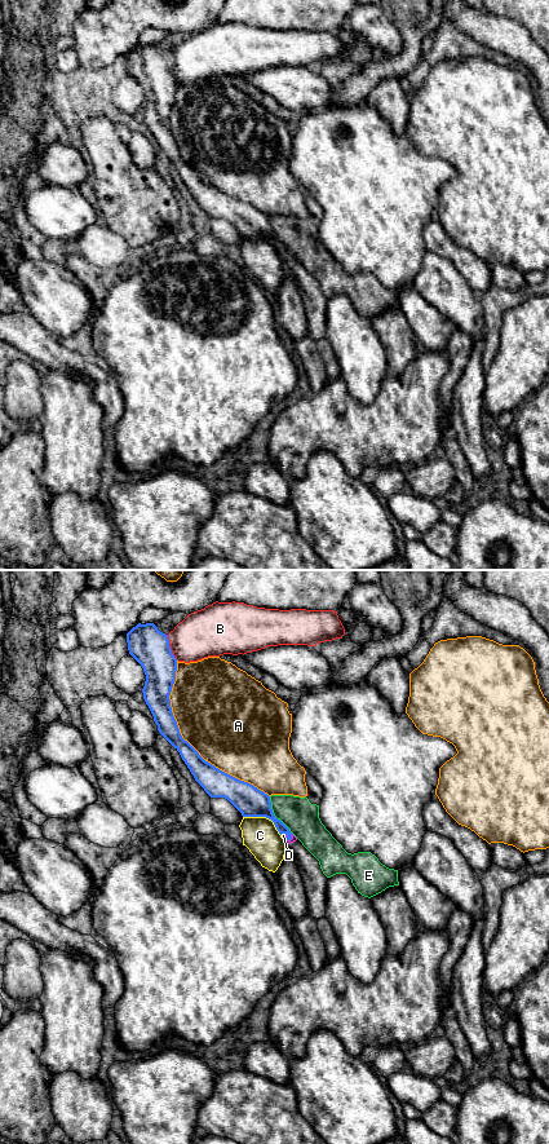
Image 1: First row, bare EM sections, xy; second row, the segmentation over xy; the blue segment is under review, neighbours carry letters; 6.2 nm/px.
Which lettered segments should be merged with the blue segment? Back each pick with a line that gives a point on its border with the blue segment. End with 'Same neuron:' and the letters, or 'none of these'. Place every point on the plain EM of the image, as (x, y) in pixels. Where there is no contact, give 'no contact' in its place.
Same neuron: none of these

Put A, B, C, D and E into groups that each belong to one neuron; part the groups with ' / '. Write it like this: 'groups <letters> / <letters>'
groups A / B / C / D / E

